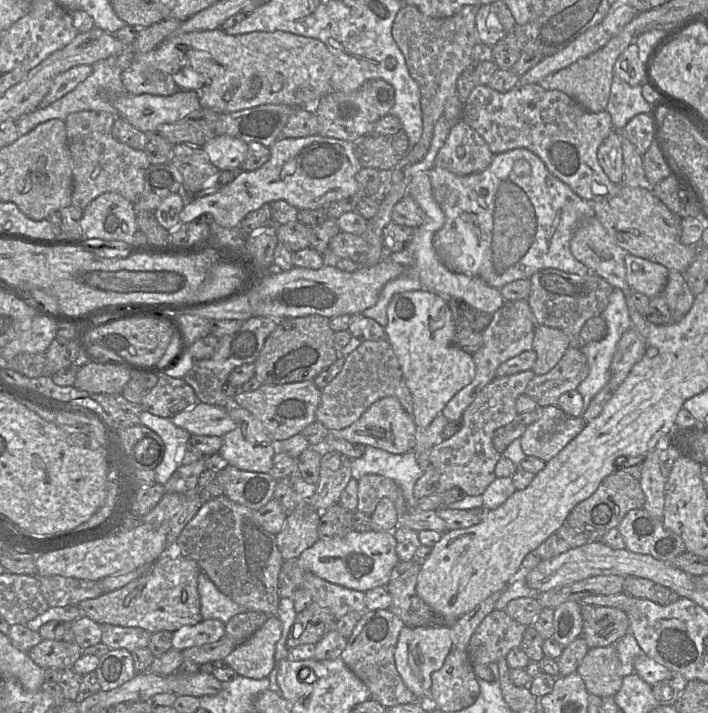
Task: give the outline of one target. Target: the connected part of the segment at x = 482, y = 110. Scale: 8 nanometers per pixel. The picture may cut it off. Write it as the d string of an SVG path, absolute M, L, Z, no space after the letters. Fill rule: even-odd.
M539 84L517 85L505 93L497 92L488 85L477 85L464 100L462 120L485 140L493 155L516 148L528 149L544 162L554 176L586 201L601 201L617 193L618 185L608 178L597 158L599 146L613 130L611 115L606 110L589 112L567 94L544 89Z

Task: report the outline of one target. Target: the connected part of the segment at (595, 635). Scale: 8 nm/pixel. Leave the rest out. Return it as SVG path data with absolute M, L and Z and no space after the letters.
M581 605L582 633L589 649L615 644L629 632L625 611L608 606Z

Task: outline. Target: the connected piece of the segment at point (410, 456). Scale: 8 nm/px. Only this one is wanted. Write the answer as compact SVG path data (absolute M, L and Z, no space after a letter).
M366 446L365 453L351 461L351 475L357 481L367 474L378 474L394 480L401 488L410 509L417 509L418 499L413 490L416 481L424 474L417 463L417 455L411 450L393 454Z

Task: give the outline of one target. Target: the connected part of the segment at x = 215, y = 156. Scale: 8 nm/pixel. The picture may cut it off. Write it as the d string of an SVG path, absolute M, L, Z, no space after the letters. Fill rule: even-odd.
M218 135L201 148L220 171L240 168L249 154L247 143L227 135Z

